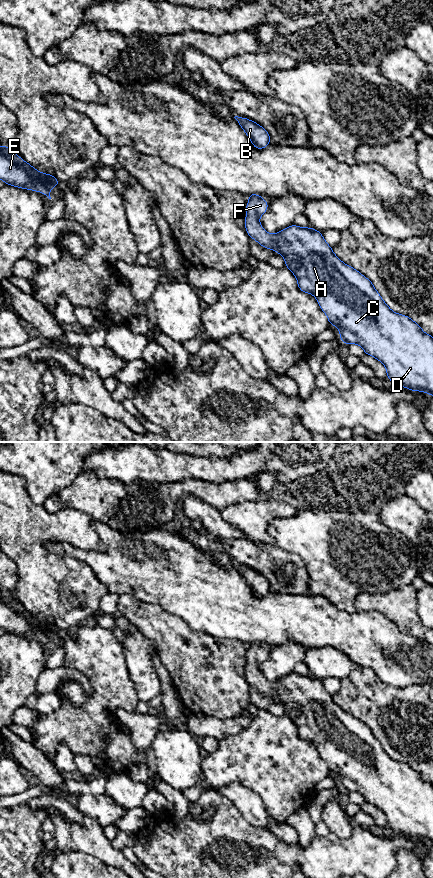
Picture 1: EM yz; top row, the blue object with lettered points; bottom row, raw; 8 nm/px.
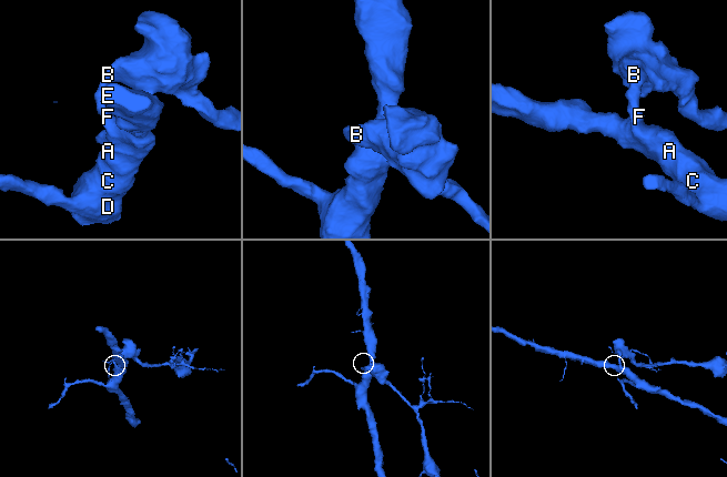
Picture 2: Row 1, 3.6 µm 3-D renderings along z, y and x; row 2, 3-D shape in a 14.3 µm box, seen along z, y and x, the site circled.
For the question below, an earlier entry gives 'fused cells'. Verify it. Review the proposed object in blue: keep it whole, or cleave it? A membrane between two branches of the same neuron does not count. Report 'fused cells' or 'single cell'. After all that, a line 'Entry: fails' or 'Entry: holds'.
single cell
Entry: fails

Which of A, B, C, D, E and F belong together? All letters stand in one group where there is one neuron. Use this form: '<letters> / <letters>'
A B C D E F

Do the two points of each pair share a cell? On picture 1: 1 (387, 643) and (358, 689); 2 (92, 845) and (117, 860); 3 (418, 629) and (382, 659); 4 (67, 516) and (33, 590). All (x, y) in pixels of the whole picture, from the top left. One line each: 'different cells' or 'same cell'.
1: different cells
2: same cell
3: different cells
4: same cell

